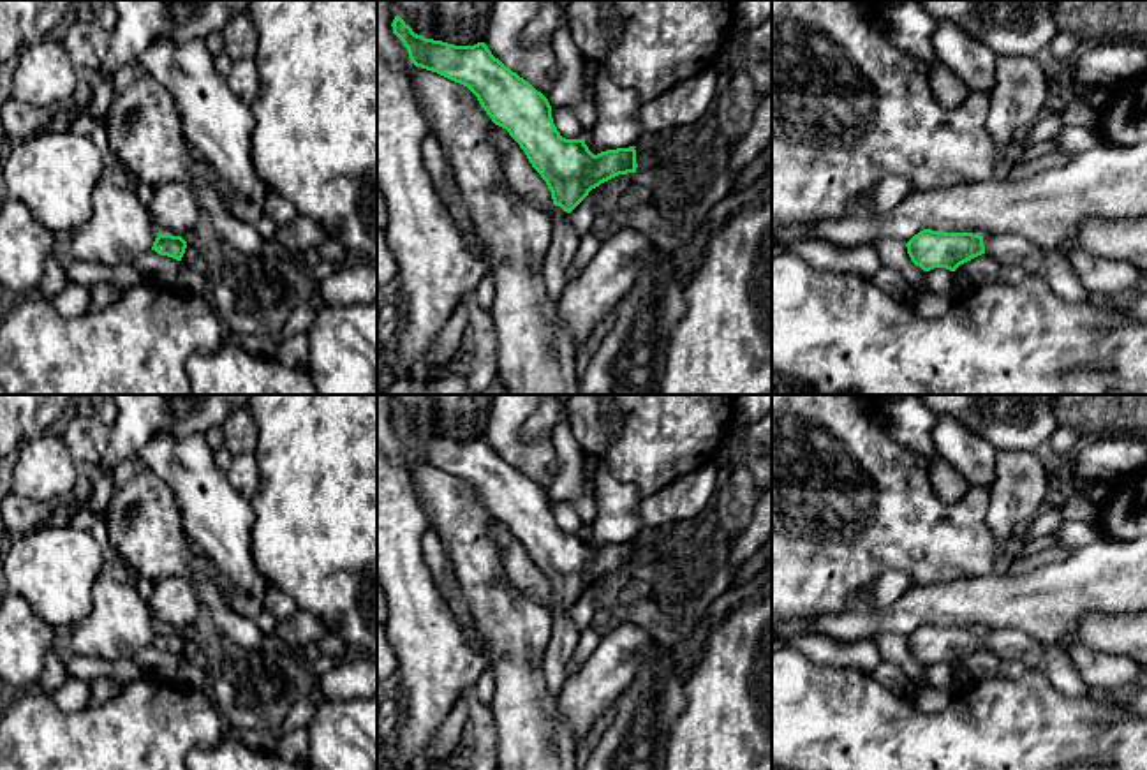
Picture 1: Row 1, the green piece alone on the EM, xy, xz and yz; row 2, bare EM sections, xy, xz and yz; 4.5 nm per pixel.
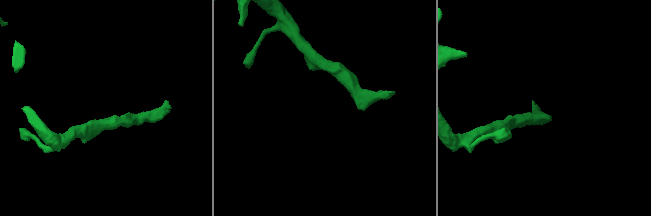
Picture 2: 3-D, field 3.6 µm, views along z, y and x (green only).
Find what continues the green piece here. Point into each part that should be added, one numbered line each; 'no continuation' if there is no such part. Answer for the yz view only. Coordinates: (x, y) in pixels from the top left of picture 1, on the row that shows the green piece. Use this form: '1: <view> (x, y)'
1: yz (1010, 249)

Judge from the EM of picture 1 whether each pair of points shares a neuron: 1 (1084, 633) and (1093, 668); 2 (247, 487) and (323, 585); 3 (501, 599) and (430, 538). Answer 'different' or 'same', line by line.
1: different
2: different
3: different

